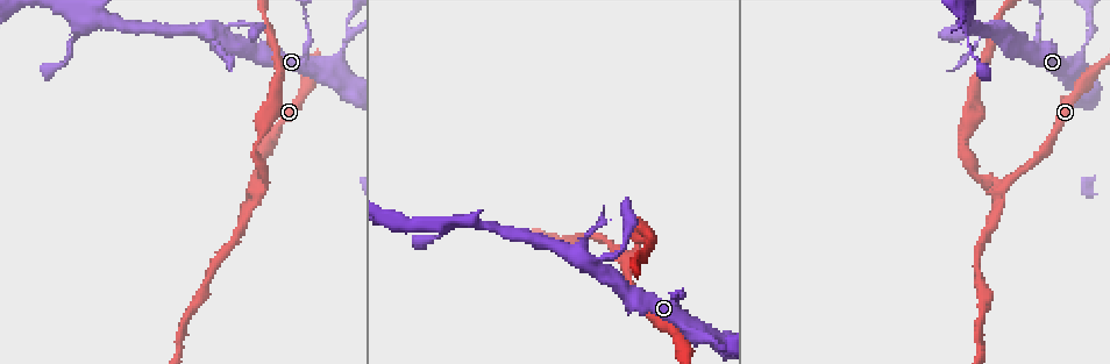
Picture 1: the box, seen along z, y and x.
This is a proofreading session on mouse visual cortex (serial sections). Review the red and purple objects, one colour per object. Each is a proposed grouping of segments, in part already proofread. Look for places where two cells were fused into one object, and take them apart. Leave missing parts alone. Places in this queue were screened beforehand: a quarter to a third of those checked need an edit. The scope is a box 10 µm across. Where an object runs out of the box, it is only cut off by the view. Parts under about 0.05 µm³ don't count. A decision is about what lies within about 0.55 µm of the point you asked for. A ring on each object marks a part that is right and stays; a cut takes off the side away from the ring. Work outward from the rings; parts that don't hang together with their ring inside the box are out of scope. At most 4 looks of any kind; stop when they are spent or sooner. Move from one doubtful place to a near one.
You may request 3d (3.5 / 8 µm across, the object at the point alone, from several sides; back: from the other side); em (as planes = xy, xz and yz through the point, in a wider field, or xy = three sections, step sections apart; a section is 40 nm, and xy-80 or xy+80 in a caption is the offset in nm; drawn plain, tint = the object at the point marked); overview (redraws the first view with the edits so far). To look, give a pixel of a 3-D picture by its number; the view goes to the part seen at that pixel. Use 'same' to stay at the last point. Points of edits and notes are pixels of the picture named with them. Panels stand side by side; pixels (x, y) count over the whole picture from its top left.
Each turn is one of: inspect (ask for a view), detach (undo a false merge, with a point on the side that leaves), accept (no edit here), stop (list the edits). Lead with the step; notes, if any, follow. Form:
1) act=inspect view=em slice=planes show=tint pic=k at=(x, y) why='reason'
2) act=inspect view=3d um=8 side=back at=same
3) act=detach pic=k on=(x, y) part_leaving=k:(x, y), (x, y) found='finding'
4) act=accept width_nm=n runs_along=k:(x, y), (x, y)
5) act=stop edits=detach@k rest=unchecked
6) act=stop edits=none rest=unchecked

act=inspect view=3d um=3.5 side=back pic=1 at=(714, 345) why='thin arm on a thick one'

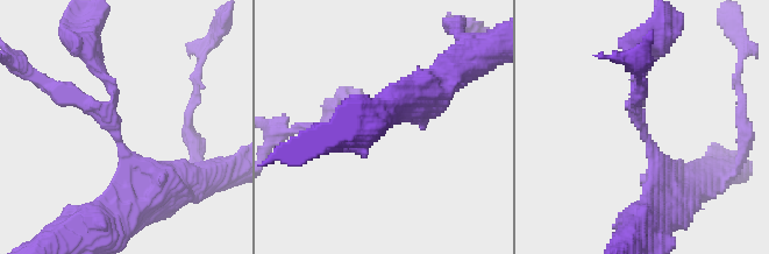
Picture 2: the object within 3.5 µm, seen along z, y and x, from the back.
act=inspect view=em slice=xy step=3 show=tint pic=2 at=(120, 147) arms=3 arm_widths_nm=150,200,450

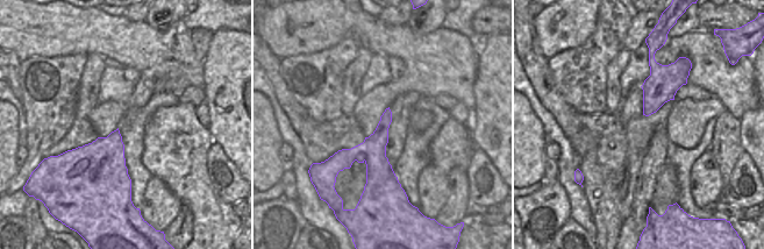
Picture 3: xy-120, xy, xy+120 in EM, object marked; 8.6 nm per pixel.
act=accept runs_along=2:(176, 190), (122, 150), (108, 79) found='one cell here'

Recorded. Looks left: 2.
act=inspect view=3d um=3.5 pic=1 at=(250, 181) why='arms part here'

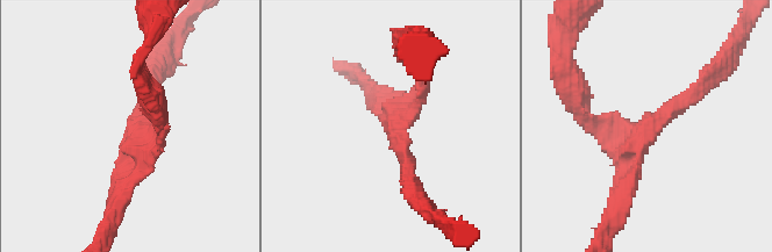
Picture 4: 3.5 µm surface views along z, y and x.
act=inspect view=em slice=xy step=5 show=tint pic=4 at=(647, 126) arms=3 arm_widths_nm=200,200,250 why='need the tissue'

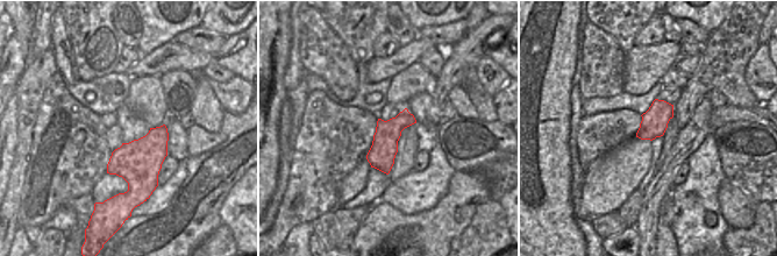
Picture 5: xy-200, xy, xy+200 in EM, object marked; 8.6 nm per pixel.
act=accept found='continuous, no second cell'

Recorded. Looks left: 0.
act=stop edits=none rest=unchecked

